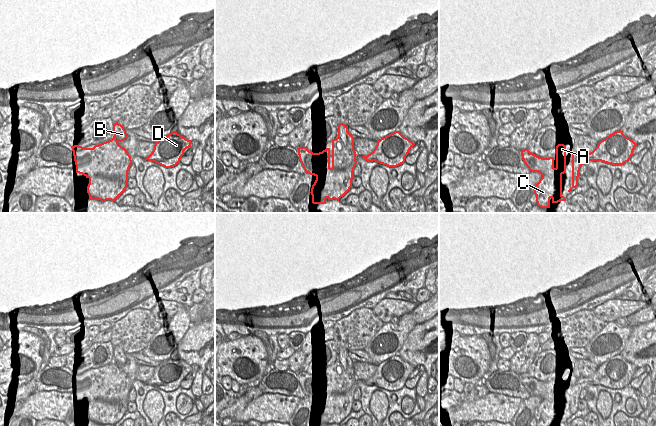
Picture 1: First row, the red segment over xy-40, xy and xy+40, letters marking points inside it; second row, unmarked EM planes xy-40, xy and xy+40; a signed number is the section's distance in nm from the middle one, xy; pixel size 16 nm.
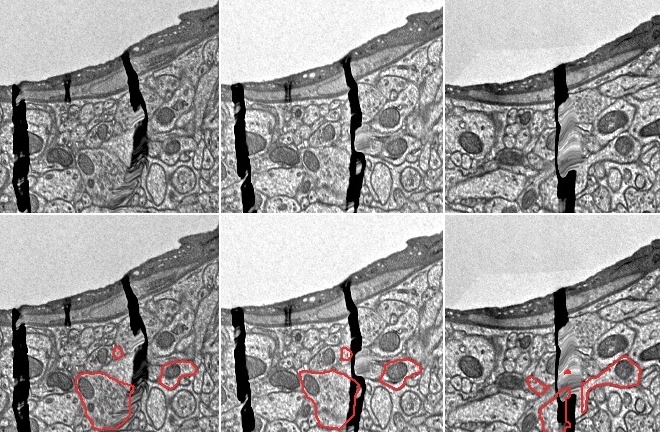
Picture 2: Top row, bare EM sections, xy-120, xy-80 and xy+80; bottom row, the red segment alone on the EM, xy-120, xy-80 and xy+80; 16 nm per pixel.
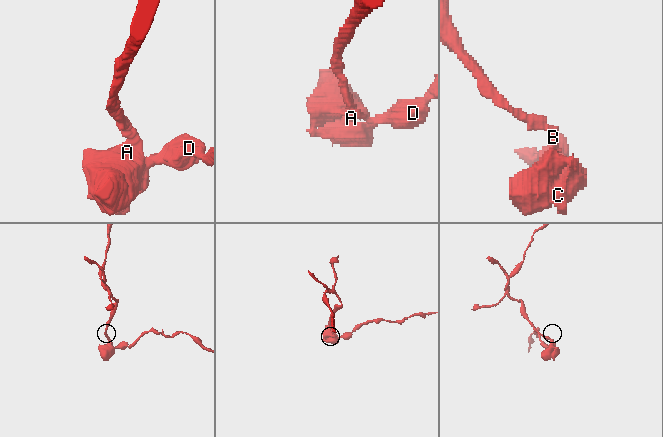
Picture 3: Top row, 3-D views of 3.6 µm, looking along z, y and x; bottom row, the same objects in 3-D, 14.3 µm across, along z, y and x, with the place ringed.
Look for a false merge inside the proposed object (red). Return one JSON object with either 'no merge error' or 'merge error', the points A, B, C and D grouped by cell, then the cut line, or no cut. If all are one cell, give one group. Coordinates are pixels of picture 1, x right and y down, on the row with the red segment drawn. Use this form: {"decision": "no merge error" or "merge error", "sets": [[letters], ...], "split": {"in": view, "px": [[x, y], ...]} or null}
{"decision": "merge error", "sets": [["A", "C", "D"], ["B"]], "split": {"in": "xy", "px": [[338, 136], [345, 145], [353, 143]]}}

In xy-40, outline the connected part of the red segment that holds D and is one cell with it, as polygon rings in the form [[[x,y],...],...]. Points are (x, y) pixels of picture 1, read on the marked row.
[[[172,131],[155,143],[152,153],[146,158],[165,168],[171,168],[180,163],[184,151],[191,147],[191,140]]]

